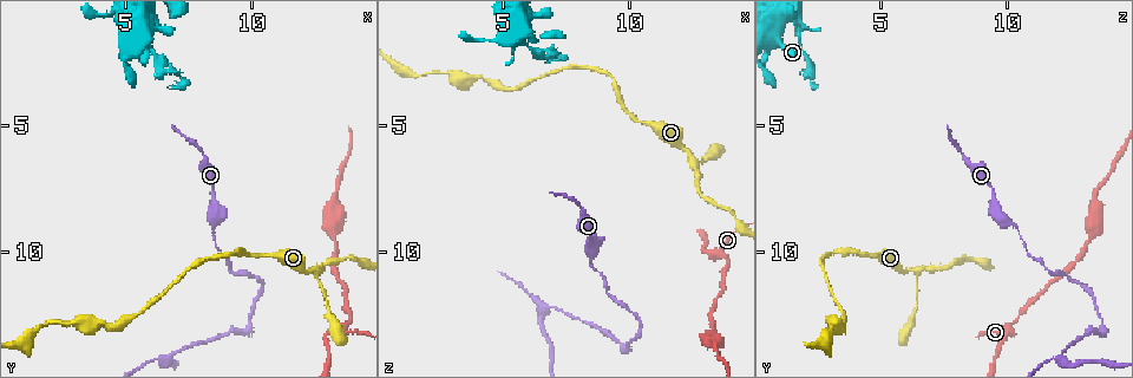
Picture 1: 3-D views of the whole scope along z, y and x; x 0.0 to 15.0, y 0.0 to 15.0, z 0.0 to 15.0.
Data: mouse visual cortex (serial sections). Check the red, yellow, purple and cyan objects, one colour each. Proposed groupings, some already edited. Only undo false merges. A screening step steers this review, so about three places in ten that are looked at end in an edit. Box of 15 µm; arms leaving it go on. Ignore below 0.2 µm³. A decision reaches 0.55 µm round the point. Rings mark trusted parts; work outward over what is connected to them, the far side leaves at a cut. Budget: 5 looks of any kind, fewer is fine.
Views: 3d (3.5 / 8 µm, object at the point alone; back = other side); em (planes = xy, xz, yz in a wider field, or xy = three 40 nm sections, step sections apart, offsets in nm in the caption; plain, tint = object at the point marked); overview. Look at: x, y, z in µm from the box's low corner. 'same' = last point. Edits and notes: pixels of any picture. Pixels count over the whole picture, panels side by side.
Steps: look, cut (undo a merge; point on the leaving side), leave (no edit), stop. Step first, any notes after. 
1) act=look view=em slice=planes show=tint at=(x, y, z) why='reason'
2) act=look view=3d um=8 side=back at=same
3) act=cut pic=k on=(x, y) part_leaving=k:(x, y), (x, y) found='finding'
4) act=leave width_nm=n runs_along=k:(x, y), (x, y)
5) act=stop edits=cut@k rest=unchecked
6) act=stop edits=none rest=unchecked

act=look view=3d um=3.5 at=(5.8, 1.5, 1.7) why='thick turns thin'

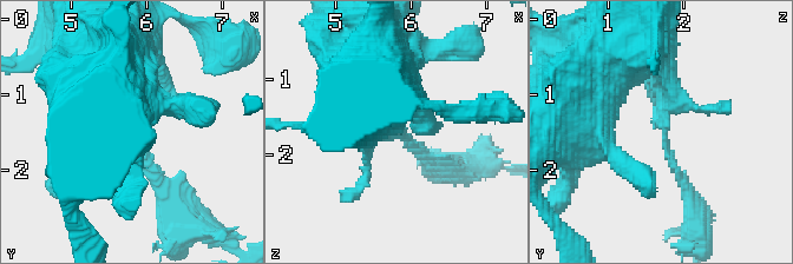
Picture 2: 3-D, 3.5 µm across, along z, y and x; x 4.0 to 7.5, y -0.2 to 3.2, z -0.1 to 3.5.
act=look view=em slice=planes show=tint at=(5.85, 1.55, 1.75) why='need the tissue'

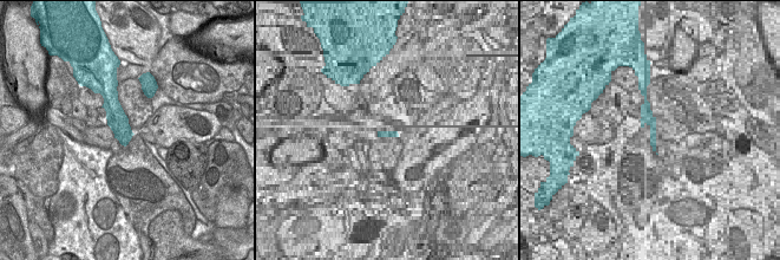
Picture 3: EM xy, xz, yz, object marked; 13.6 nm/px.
act=leave arm_widths_nm=150,200 runs_along=2:(105, 64), (166, 202) found='all the same cell'

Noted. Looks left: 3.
act=look view=3d um=8 at=(9.8, 13.0, 13.8) why='sharp bend'

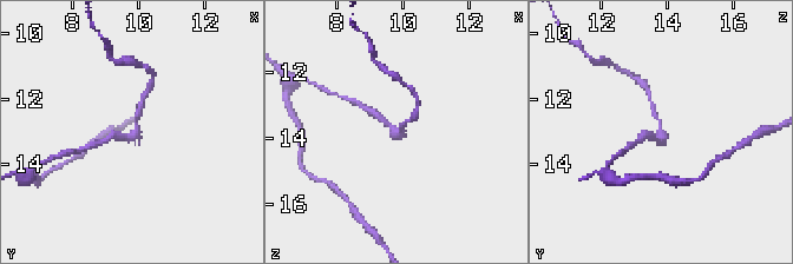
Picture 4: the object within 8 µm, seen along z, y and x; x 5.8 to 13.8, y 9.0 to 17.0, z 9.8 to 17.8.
act=look view=em slice=xy step=5 show=tint at=(9.9, 13.0, 13.9) arm_widths_nm=150,200 why='need the tissue'

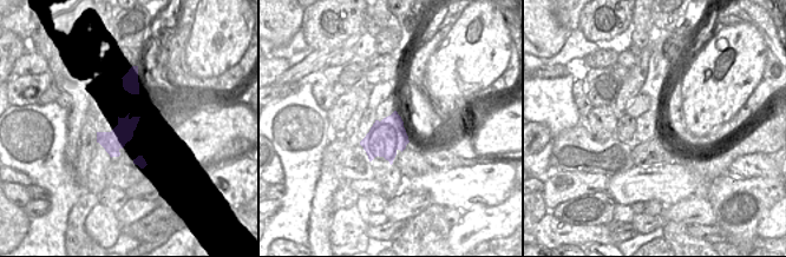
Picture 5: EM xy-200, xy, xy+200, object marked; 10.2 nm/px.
act=leave runs_along=4:(141, 103), (133, 134), (106, 139) found='continuous, no second cell'

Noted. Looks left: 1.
act=stop edits=none rest=unchecked

